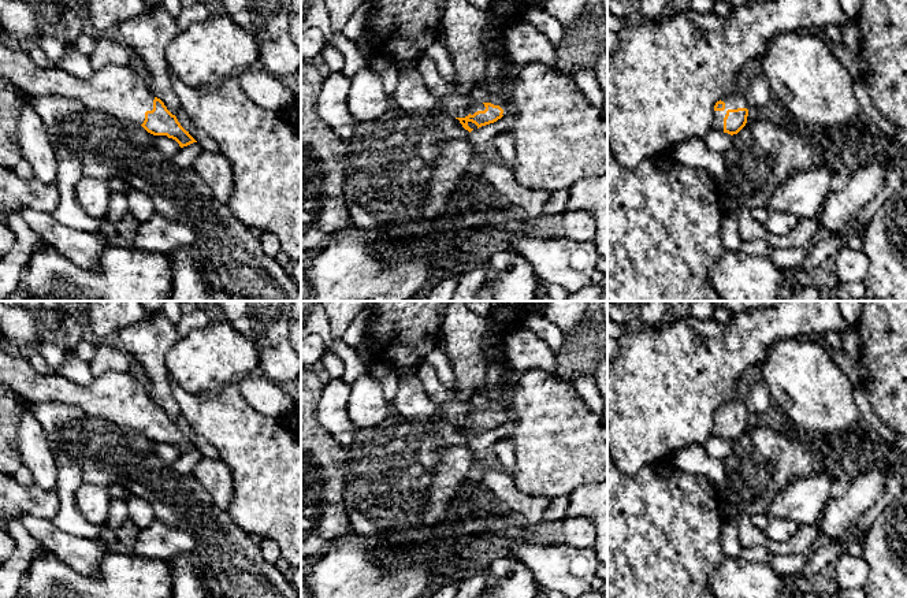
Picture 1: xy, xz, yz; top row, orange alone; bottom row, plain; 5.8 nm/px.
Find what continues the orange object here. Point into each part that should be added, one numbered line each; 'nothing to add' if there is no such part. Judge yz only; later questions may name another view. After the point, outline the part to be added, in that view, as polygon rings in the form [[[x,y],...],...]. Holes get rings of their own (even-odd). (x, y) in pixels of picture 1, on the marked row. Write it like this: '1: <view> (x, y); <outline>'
1: yz (735, 100); [[[741,88],[735,93],[724,96],[721,101],[725,103],[725,109],[713,111],[713,130],[718,131],[724,131],[724,118],[728,109],[737,109],[737,108],[748,109],[750,105]]]

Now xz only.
1: xz (501, 69); [[[491,26],[484,33],[484,47],[490,52],[484,83],[472,93],[472,101],[468,107],[471,115],[484,111],[486,103],[499,105],[503,116],[510,114],[509,85],[516,74],[517,66],[508,56],[505,49],[505,31],[498,26]]]

